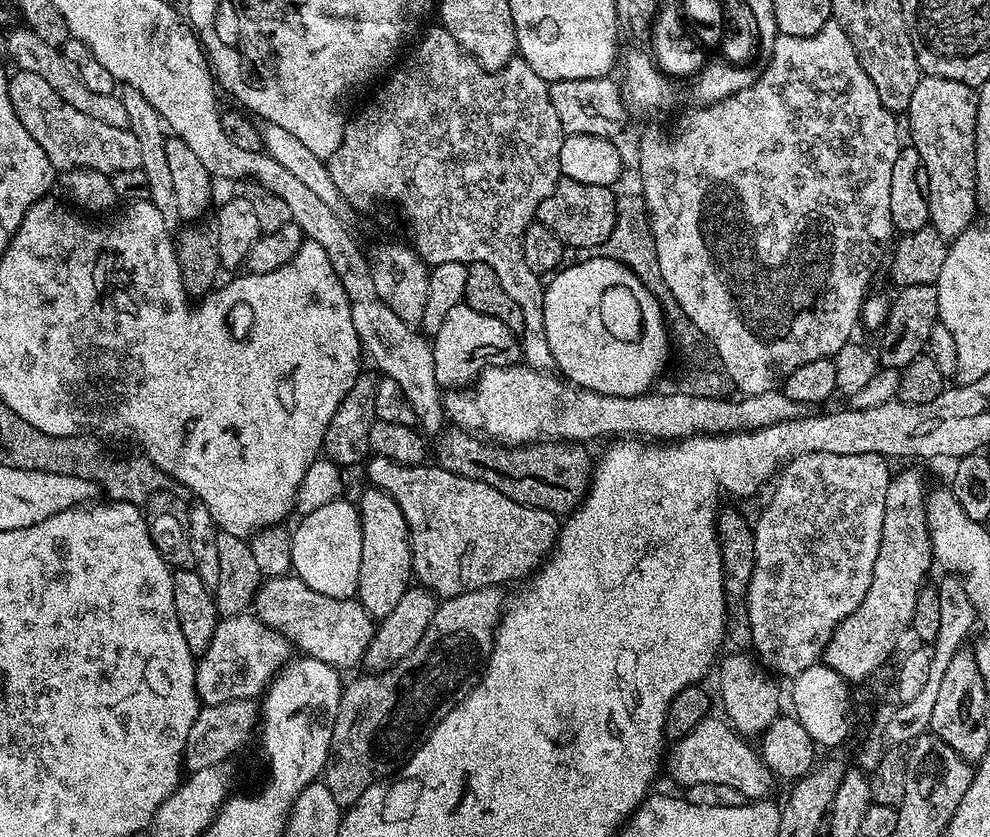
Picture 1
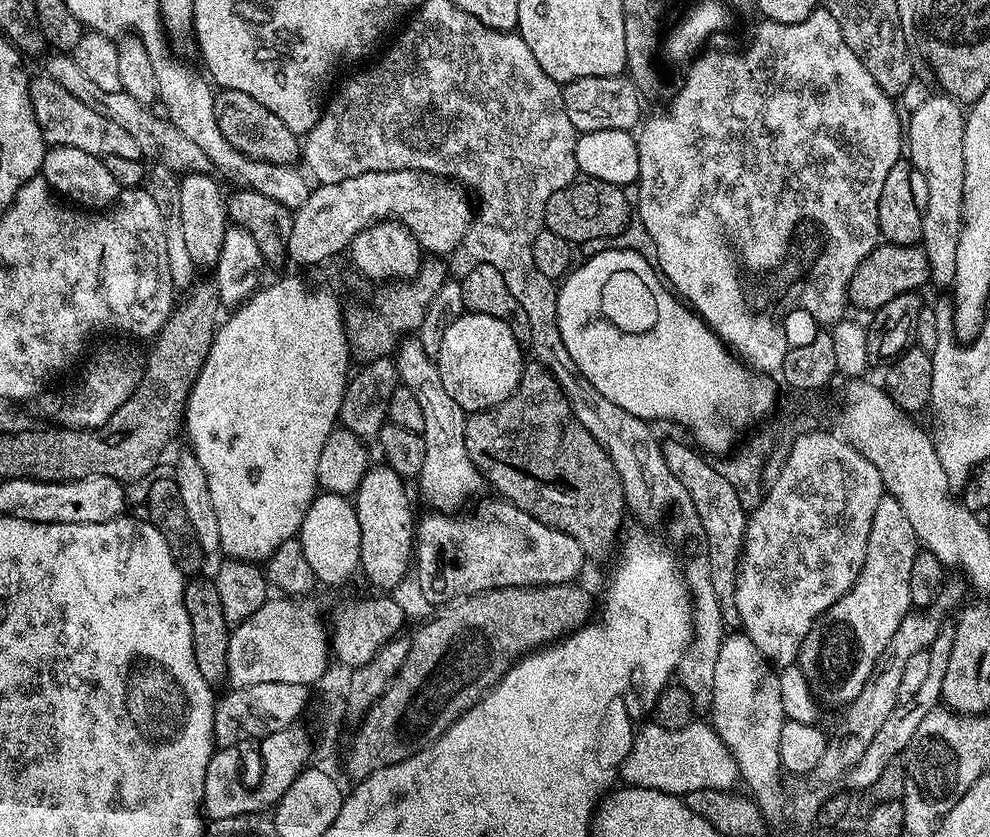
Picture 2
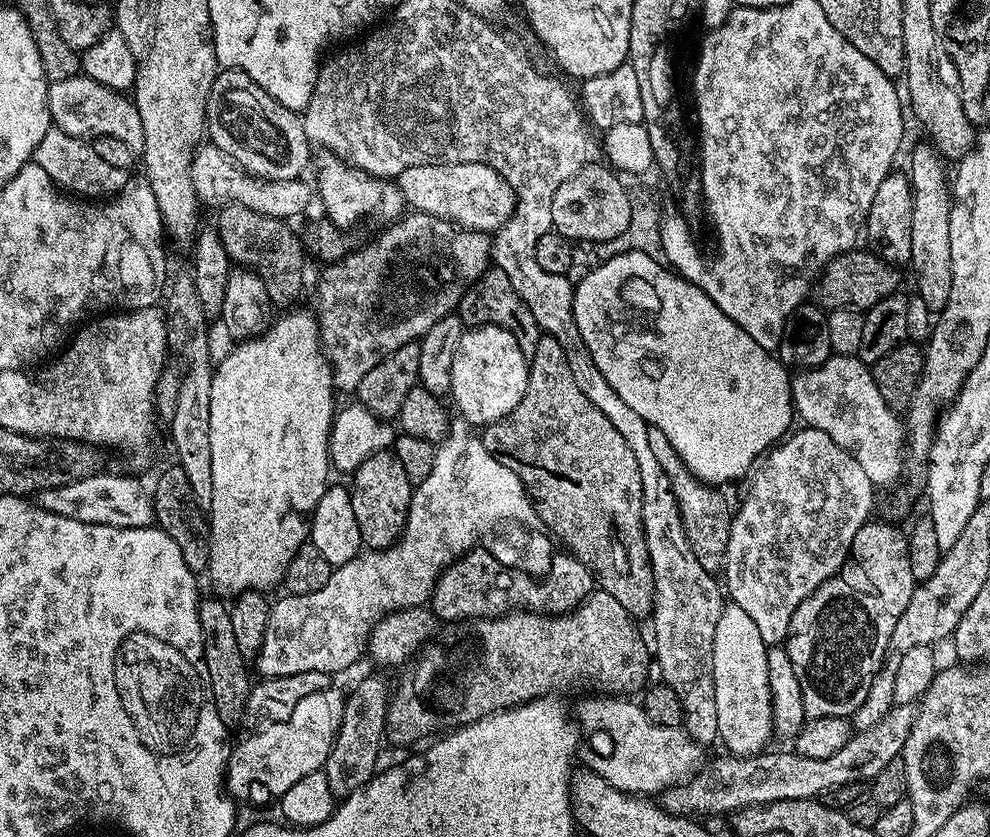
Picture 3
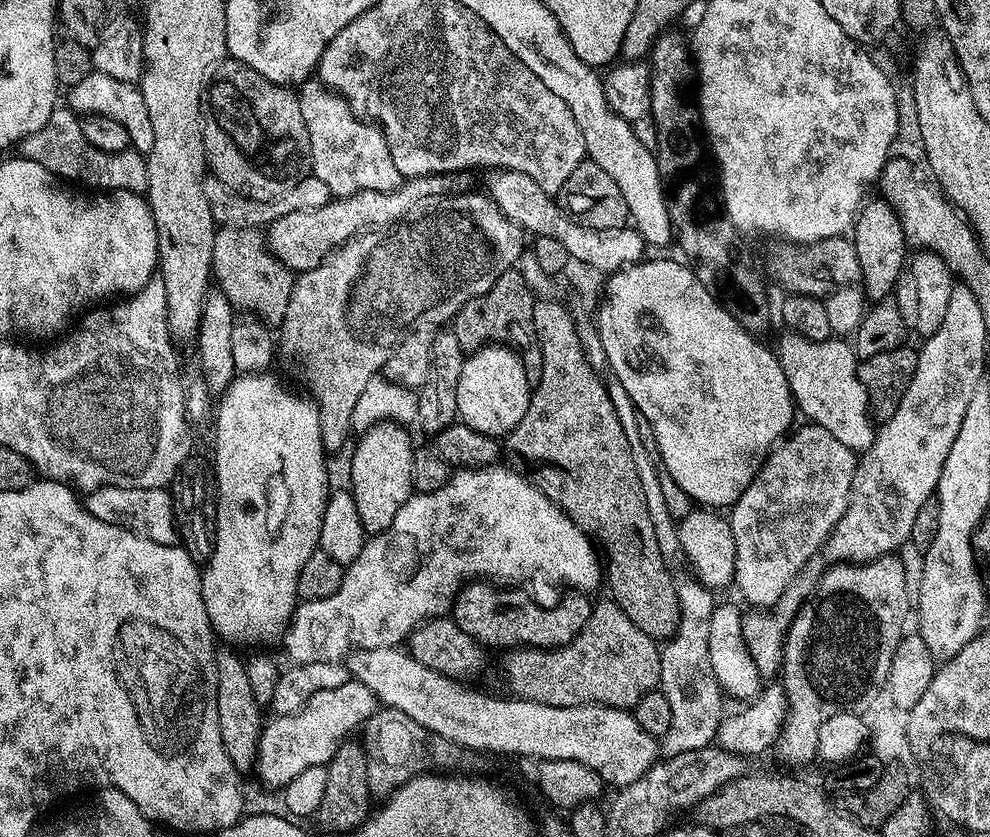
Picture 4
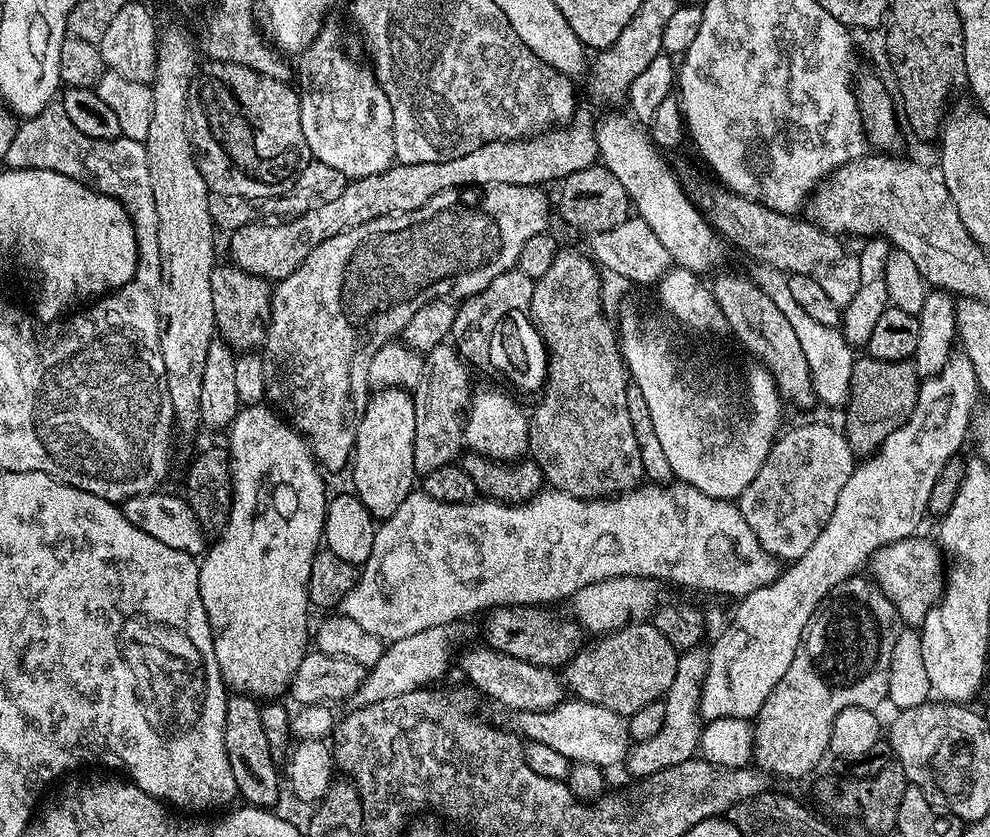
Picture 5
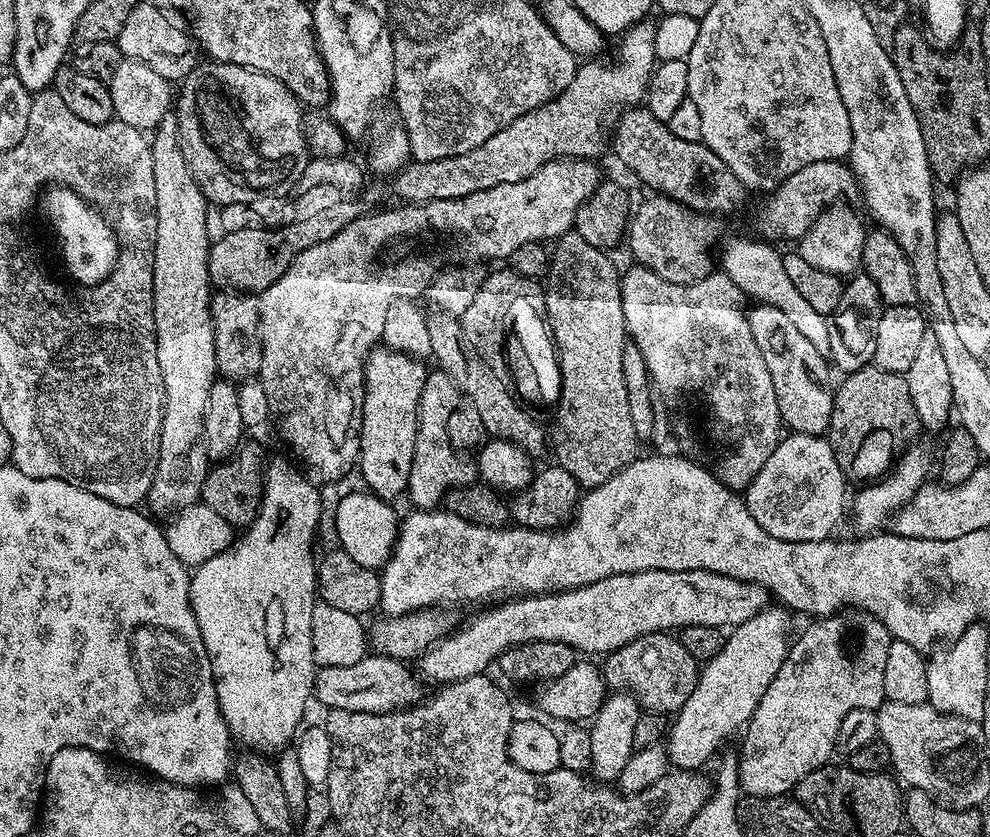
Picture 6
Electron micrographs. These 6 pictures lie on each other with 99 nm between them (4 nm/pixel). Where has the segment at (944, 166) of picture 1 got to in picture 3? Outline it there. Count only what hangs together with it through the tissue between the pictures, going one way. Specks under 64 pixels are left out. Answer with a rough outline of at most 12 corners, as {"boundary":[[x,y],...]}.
{"boundary":[[912,152],[910,271],[934,314],[950,298],[950,172]]}

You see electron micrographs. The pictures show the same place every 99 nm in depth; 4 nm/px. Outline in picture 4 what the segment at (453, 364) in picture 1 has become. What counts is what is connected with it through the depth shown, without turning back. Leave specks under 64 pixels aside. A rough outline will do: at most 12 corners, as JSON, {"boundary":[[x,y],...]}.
{"boundary":[[490,344],[458,374],[456,415],[484,436],[522,422],[533,385],[517,353]]}

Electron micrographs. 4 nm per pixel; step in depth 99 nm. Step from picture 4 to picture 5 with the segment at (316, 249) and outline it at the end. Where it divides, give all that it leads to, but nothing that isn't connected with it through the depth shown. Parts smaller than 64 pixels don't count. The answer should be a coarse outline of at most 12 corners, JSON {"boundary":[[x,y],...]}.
{"boundary":[[593,125],[387,168],[285,224],[244,224],[231,263],[285,280],[326,238],[443,192],[547,185],[597,163]]}

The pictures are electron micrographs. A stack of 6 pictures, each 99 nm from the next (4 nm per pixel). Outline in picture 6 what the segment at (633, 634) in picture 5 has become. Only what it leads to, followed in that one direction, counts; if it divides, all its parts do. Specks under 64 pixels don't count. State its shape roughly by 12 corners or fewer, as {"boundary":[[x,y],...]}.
{"boundary":[[667,631],[607,653],[604,681],[675,714],[698,661]]}

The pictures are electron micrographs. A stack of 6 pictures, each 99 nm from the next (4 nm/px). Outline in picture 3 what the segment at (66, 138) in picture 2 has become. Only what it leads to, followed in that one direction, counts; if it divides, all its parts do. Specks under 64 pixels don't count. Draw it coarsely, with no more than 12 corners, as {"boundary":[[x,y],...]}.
{"boundary":[[81,74],[51,81],[53,125],[85,141],[109,136],[143,153],[127,95]]}

